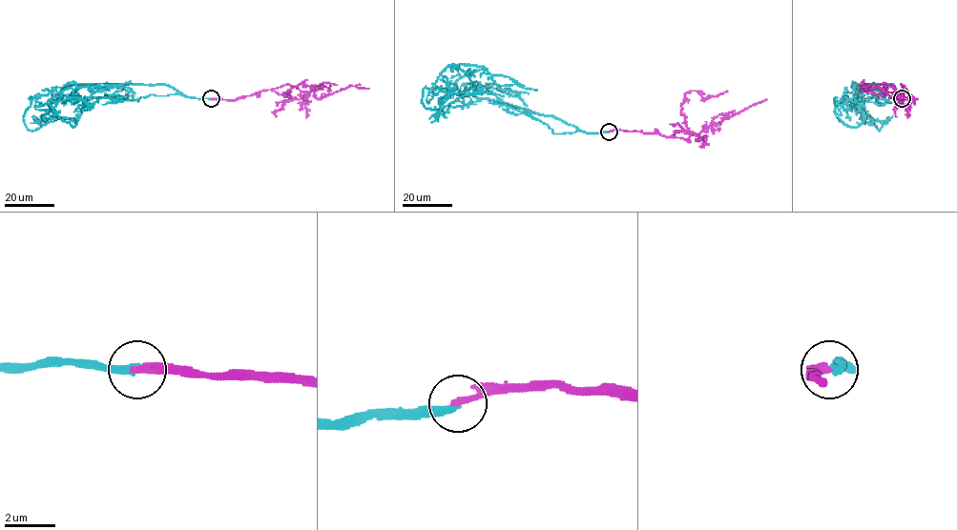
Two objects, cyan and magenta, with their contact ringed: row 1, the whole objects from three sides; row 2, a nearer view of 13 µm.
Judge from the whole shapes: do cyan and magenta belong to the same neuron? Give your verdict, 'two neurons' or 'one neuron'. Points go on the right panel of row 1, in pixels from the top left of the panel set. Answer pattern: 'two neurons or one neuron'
two neurons

